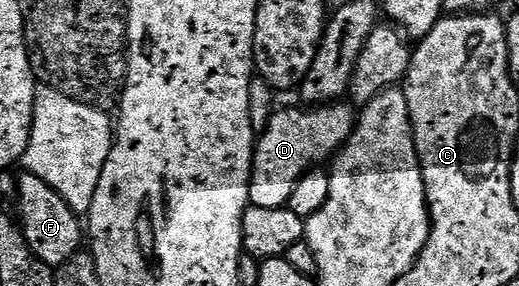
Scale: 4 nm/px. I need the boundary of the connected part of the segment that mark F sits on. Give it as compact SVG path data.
M26 172L17 178L19 196L17 199L17 214L21 219L23 235L35 257L52 268L64 266L74 254L80 253L79 234L81 238L81 222L74 212L37 176Z

